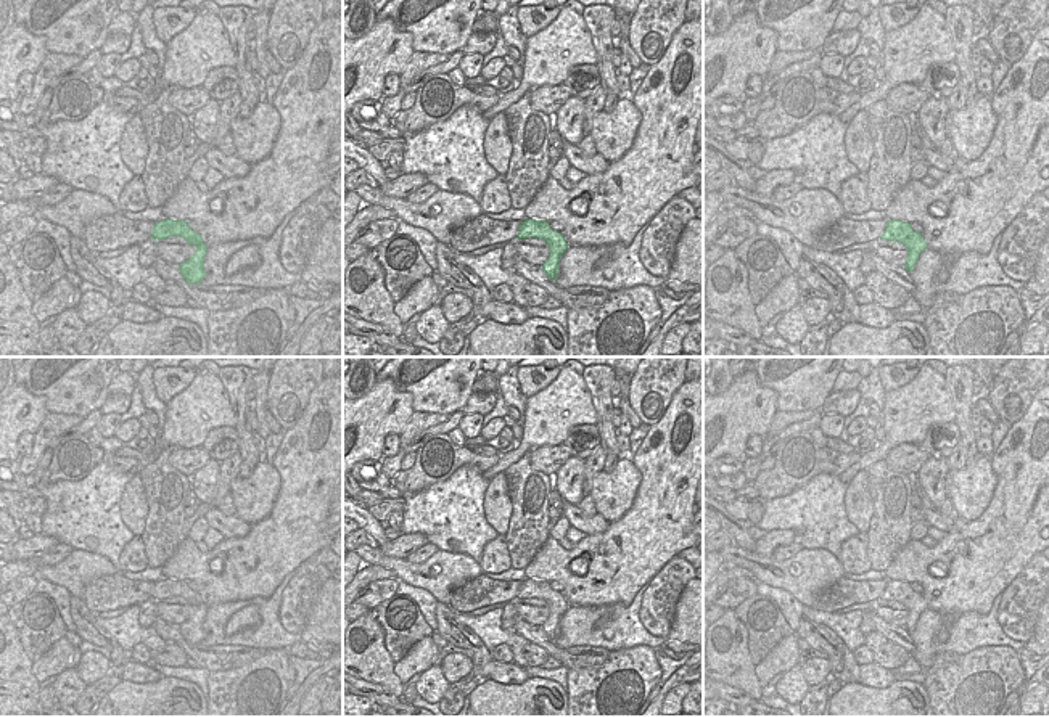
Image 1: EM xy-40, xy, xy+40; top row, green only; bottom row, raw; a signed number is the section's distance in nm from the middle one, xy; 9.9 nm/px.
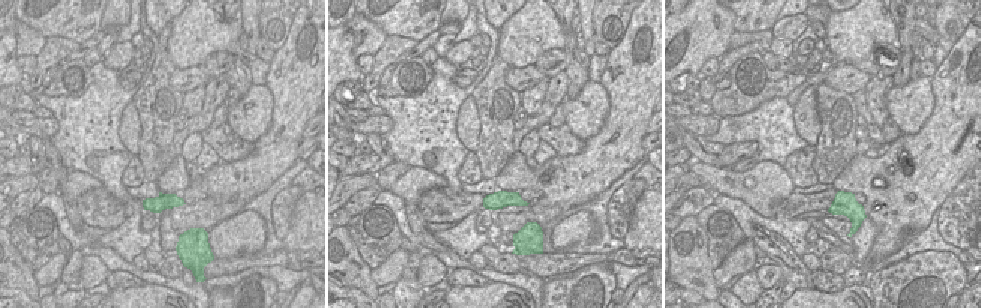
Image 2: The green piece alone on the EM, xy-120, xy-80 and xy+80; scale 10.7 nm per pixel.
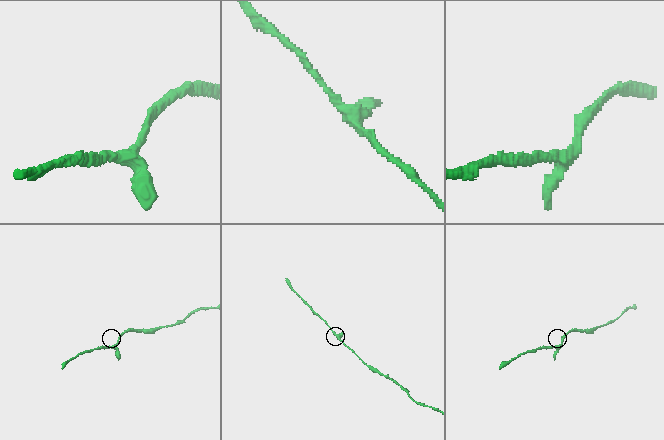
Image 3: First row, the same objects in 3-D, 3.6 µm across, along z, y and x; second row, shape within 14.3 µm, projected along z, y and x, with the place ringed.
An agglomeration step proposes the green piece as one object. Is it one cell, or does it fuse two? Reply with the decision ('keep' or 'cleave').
keep

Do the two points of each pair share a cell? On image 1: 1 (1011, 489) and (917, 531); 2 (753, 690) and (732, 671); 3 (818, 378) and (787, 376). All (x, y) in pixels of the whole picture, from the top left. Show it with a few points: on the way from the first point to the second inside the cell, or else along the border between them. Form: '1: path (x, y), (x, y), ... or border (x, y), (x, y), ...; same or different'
1: border (911, 537), (919, 540); different
2: path (748, 685), (737, 674); same
3: path (810, 378), (795, 376); same

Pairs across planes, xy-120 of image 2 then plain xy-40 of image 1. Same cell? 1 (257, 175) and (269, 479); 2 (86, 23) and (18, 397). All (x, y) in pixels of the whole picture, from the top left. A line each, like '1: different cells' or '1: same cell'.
1: different cells
2: different cells

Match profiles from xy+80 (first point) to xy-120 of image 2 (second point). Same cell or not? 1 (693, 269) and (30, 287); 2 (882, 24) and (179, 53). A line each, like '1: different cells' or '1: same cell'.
1: same cell
2: same cell

